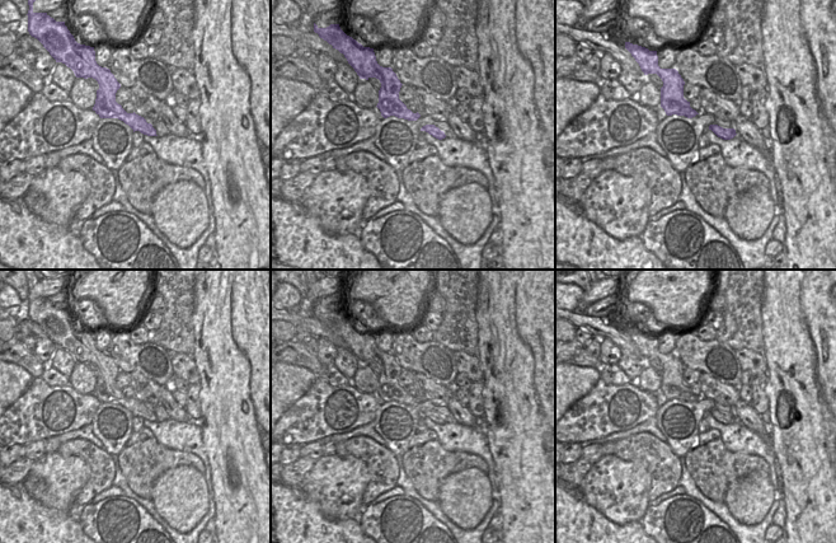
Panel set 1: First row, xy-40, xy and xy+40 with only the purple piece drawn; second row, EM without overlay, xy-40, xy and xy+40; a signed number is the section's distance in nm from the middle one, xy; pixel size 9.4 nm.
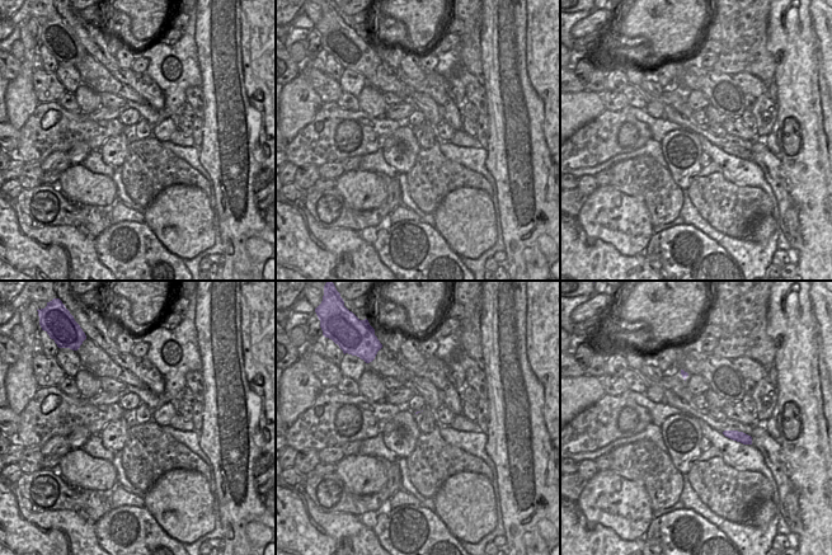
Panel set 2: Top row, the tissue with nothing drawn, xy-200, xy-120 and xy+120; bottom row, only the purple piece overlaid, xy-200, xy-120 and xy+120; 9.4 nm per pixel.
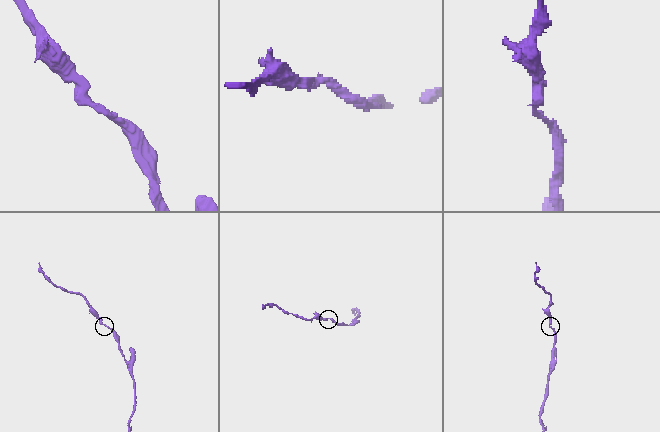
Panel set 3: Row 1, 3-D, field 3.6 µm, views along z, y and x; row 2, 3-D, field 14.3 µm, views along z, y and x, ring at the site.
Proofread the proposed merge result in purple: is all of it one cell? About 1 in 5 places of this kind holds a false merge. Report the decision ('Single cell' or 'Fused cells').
Single cell.

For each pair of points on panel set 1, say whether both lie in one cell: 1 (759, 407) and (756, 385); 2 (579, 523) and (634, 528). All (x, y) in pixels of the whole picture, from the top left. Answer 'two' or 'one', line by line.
1: one
2: one

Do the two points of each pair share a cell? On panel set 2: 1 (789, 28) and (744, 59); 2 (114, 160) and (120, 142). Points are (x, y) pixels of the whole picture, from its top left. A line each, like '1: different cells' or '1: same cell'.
1: different cells
2: same cell

